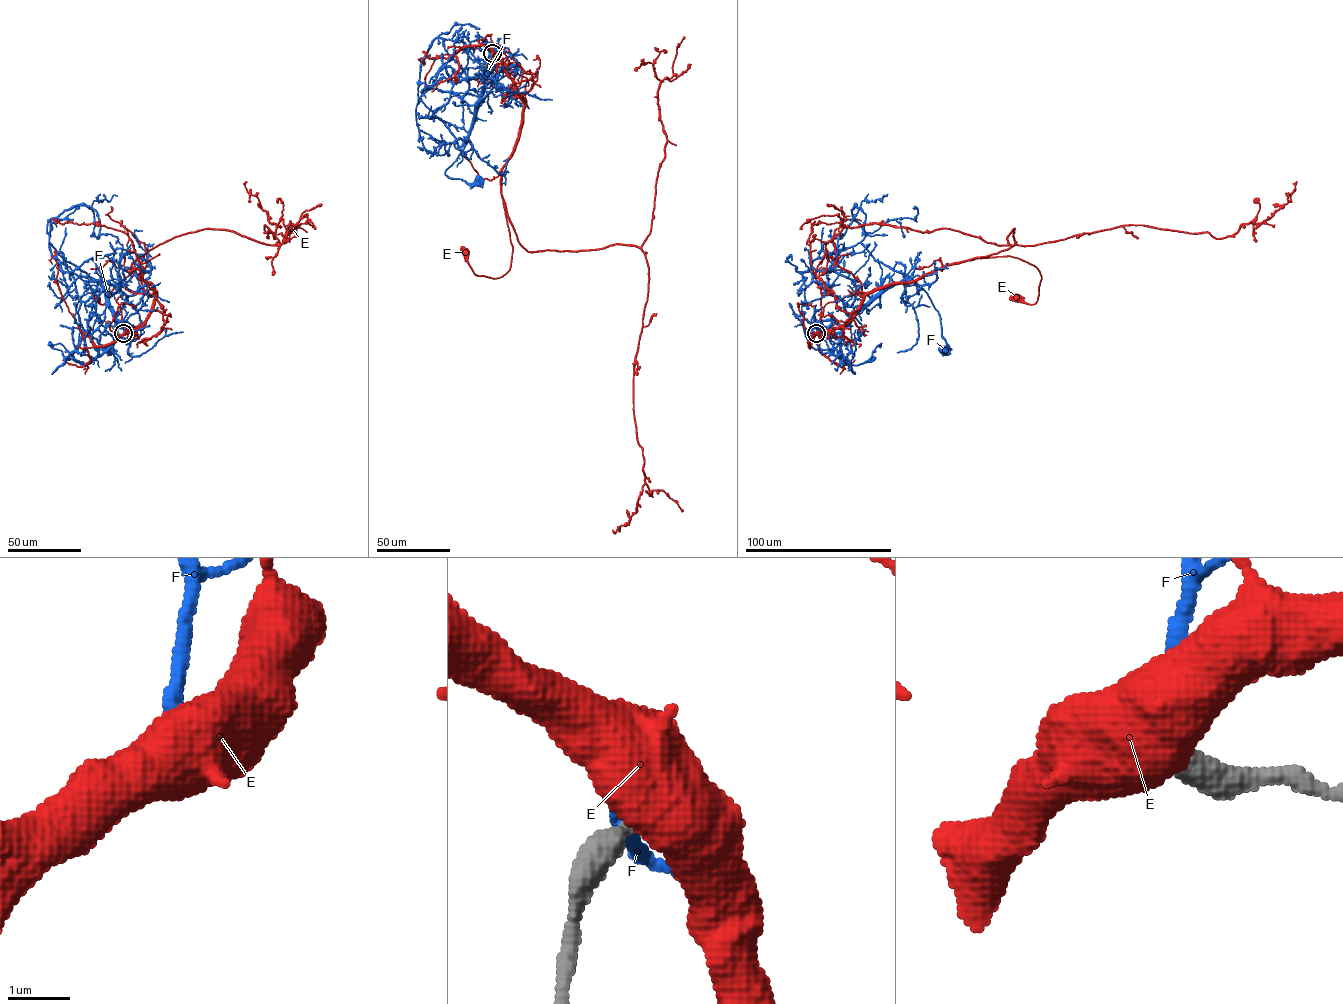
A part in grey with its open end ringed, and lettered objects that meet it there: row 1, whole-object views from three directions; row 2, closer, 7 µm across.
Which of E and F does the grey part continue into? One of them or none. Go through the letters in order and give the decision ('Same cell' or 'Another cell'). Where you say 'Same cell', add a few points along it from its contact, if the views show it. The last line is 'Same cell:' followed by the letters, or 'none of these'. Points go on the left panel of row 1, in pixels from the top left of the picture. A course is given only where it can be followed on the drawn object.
E: Another cell
F: Another cell
Same cell: none of these

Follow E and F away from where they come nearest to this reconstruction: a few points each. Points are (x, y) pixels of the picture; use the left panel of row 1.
E: (123, 334), (144, 324), (156, 294), (132, 270), (134, 261), (143, 256), (103, 304), (97, 299)
F: (123, 333), (118, 320), (115, 327), (105, 291), (99, 283), (92, 285), (76, 310), (84, 334), (109, 350)

